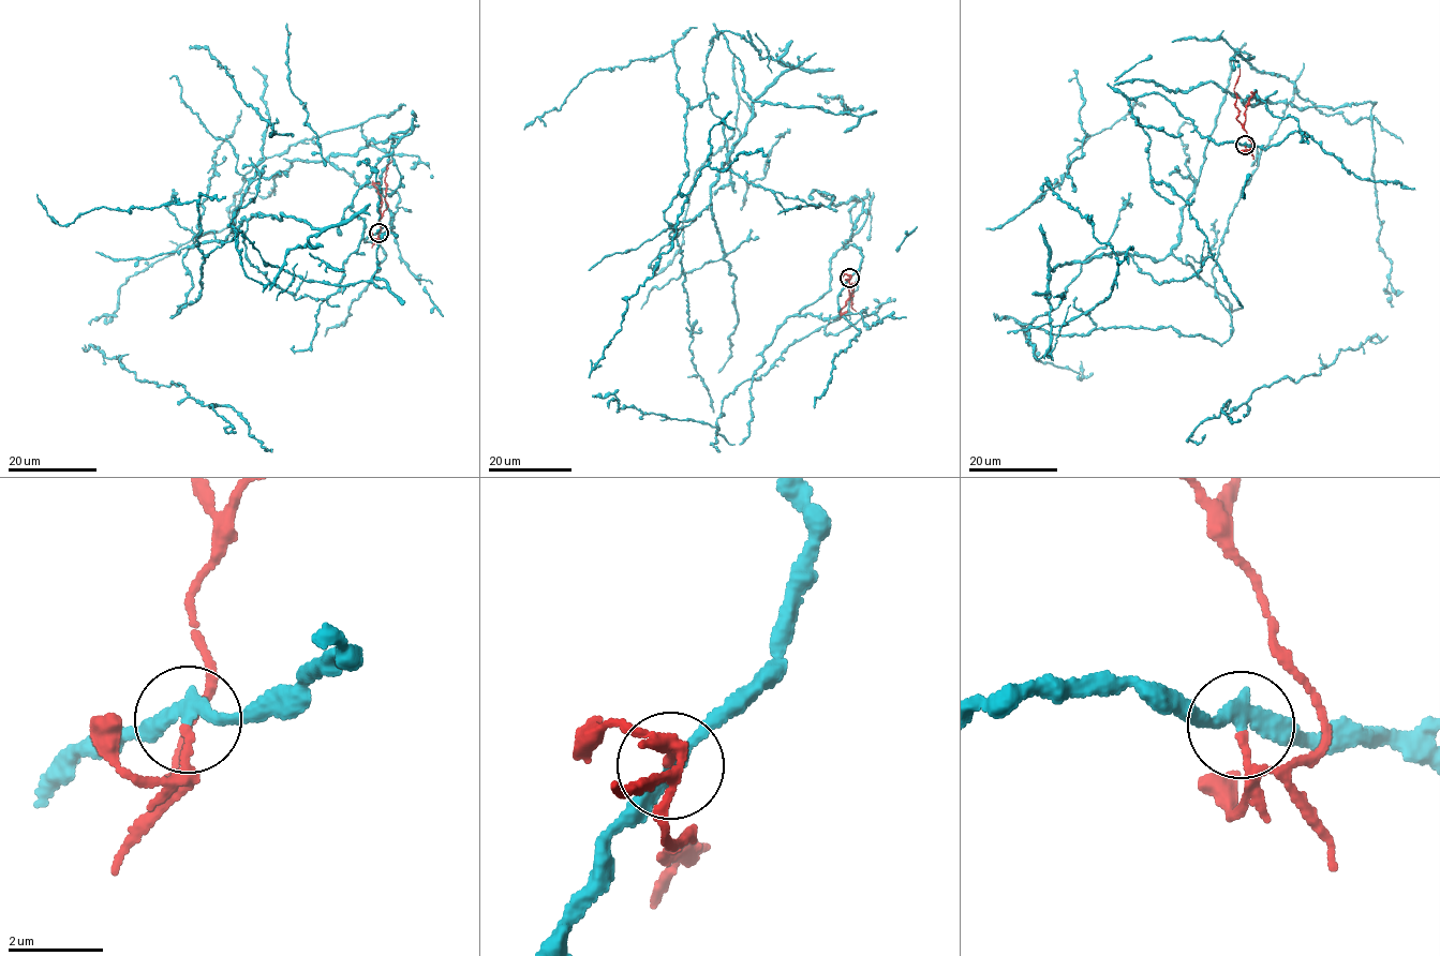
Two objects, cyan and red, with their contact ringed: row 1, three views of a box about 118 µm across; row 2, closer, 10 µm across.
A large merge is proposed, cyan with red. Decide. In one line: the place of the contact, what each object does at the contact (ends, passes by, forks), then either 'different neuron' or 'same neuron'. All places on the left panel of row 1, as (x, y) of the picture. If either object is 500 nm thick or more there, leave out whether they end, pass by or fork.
place (379, 233); cyan passes by; red passes by; different neuron

